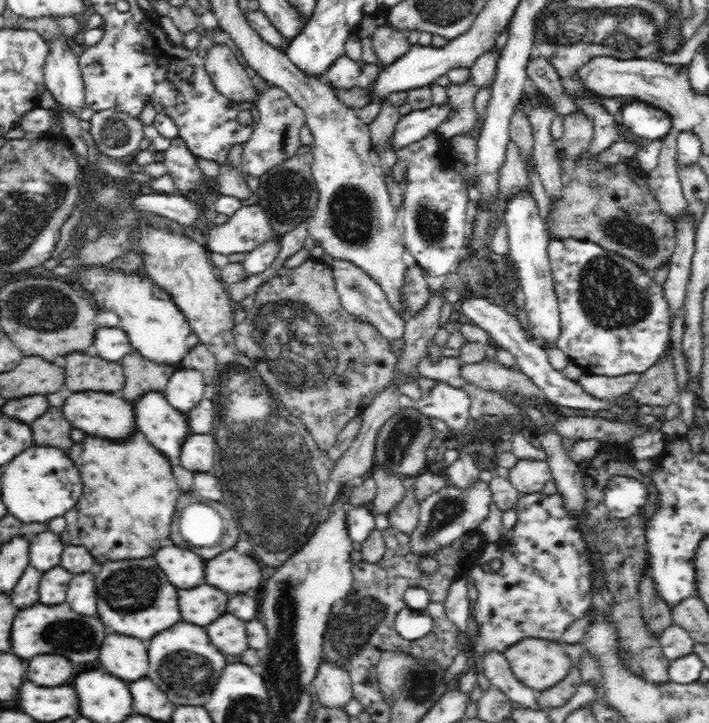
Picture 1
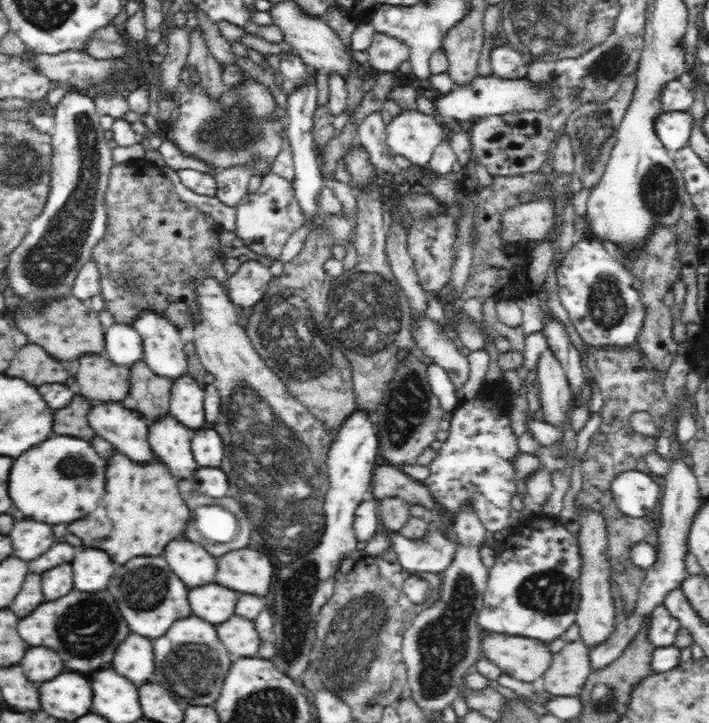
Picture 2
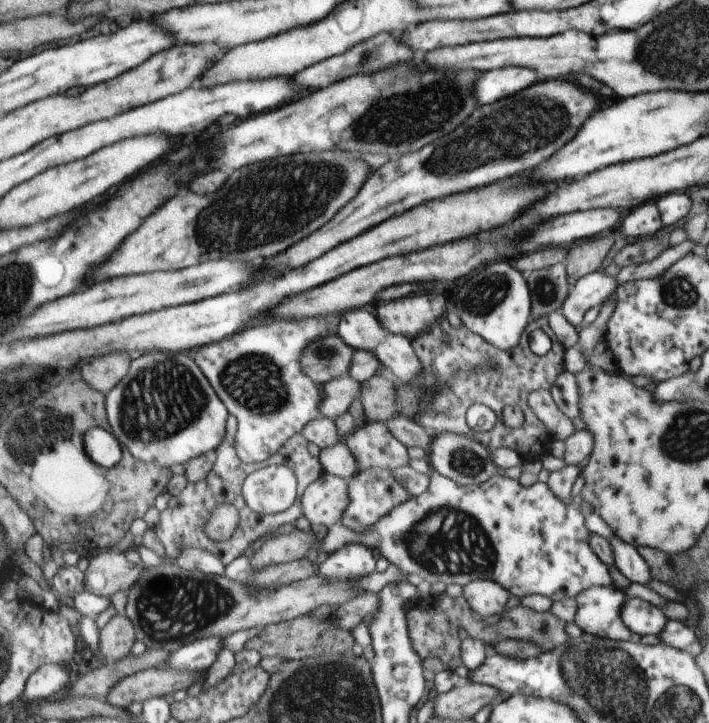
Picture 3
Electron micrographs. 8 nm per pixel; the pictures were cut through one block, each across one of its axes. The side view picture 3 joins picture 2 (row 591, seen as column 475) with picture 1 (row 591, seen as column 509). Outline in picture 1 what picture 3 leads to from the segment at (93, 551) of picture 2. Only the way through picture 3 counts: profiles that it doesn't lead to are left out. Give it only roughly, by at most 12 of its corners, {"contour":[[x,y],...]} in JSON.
{"contour":[[95,569],[73,575],[66,602],[98,614]]}

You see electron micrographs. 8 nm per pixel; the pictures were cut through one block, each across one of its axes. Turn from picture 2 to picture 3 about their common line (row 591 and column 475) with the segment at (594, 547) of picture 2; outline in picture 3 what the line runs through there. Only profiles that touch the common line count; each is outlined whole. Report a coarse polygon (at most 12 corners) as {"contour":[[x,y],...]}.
{"contour":[[474,579],[463,596],[484,618],[500,614],[510,593],[490,579]]}

